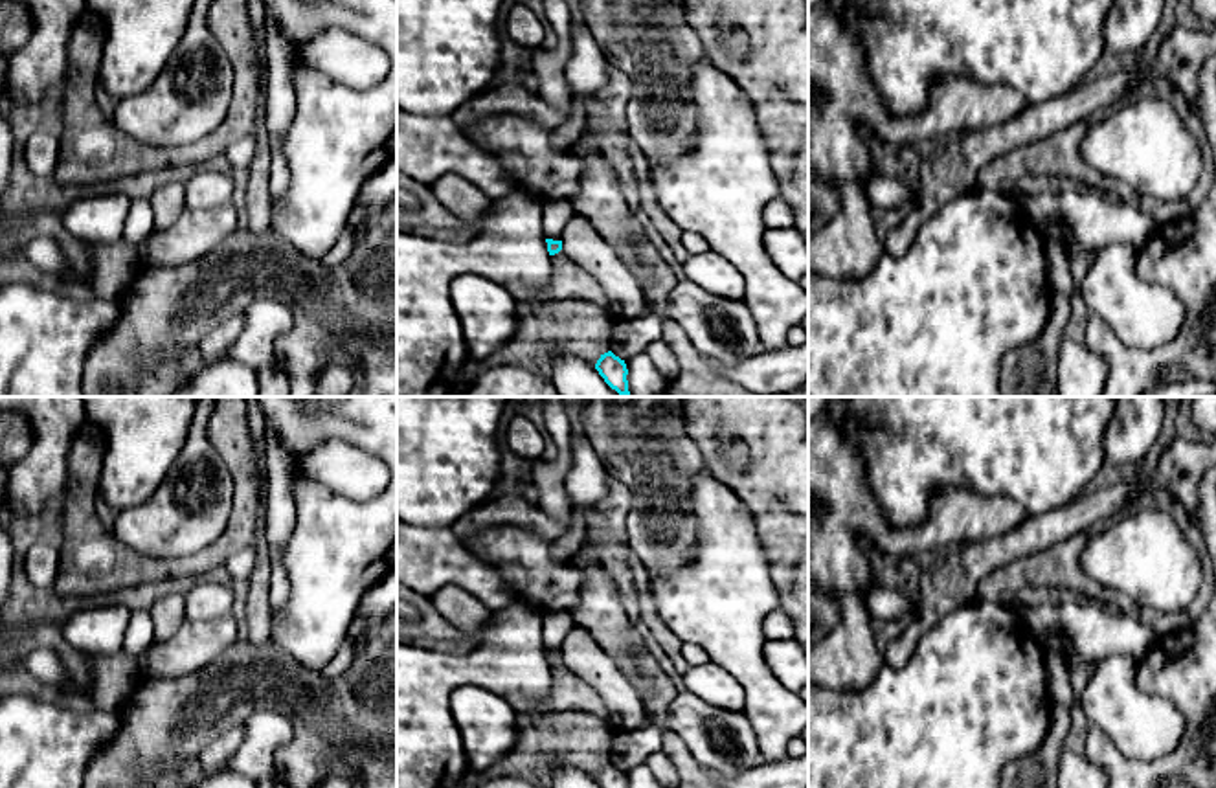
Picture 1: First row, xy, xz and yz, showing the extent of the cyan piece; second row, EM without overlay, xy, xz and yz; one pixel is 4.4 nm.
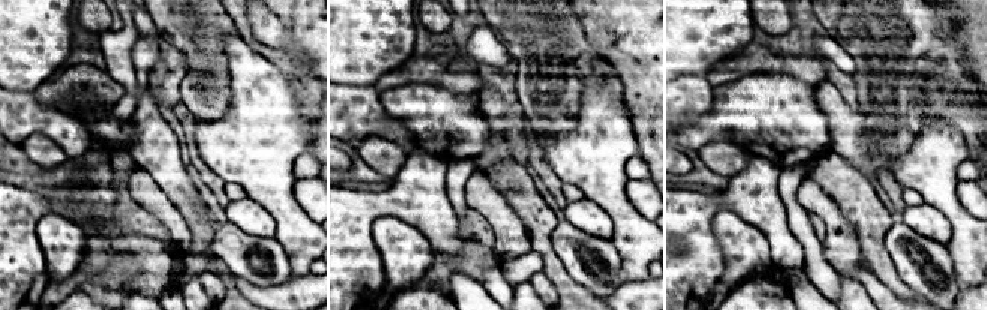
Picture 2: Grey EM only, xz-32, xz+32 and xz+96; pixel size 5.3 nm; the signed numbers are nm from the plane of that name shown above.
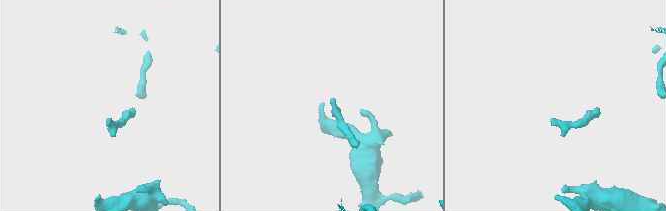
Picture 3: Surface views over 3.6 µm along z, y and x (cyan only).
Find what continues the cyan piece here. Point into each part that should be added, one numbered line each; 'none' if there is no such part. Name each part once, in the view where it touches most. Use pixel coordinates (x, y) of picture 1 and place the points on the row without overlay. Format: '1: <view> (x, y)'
1: xz (555, 623)

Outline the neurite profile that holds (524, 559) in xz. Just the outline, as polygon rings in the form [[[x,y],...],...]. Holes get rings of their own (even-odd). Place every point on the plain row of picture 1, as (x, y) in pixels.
[[[514,525],[498,529],[494,536],[470,538],[465,546],[500,571],[516,602],[538,612],[569,610],[579,599],[584,571],[571,558],[555,558],[553,542]]]

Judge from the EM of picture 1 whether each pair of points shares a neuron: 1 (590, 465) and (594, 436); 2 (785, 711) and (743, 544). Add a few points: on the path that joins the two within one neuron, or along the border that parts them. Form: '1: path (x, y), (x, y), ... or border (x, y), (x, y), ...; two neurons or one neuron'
1: border (583, 432), (599, 458); two neurons
2: path (750, 669), (743, 658), (743, 586); one neuron

